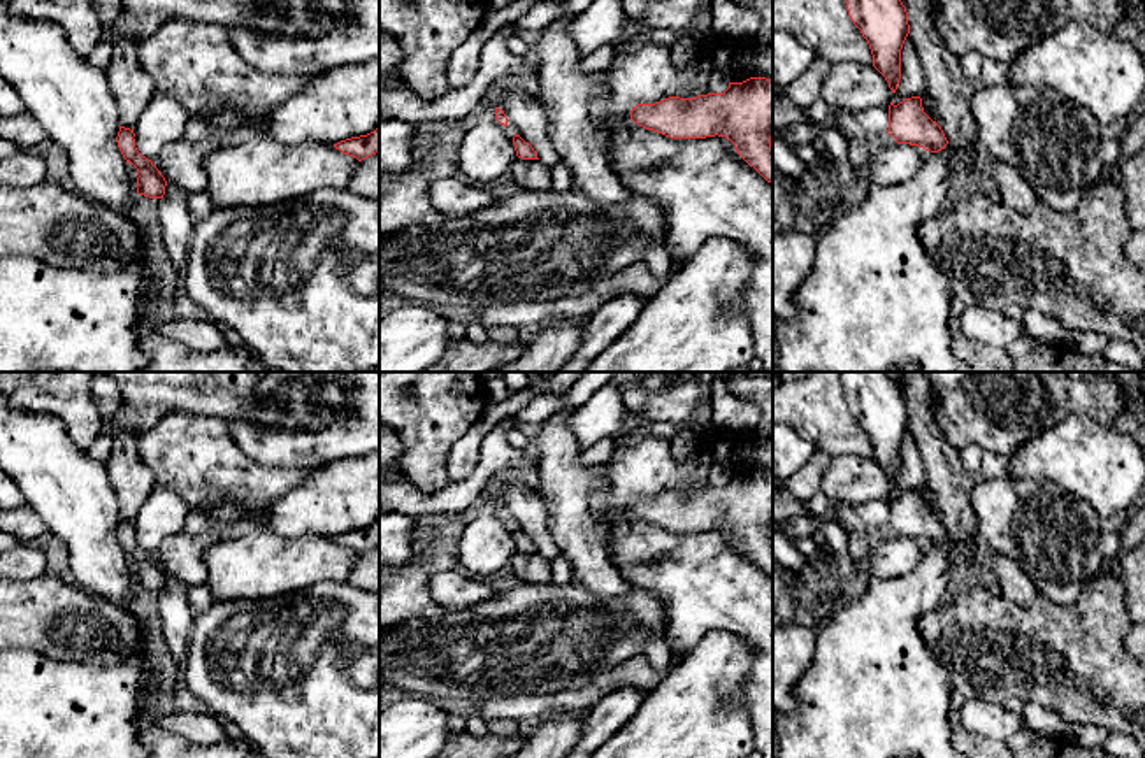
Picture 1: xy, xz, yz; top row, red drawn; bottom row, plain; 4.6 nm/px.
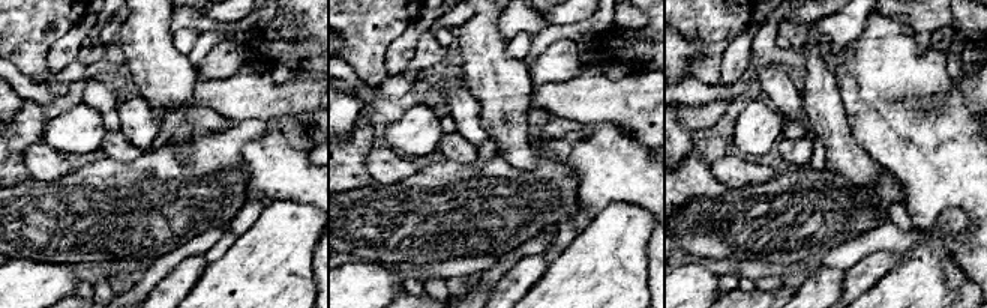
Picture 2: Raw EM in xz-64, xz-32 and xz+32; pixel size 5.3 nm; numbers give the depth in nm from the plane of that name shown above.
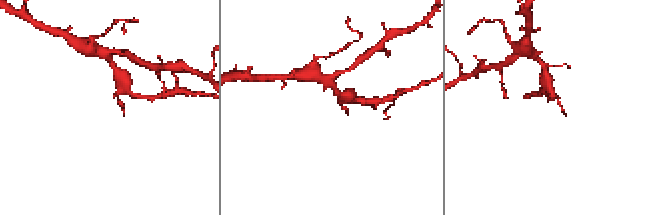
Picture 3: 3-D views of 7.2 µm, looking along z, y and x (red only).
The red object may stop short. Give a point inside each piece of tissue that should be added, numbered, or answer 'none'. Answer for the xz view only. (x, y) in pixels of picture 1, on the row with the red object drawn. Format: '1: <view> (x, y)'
none

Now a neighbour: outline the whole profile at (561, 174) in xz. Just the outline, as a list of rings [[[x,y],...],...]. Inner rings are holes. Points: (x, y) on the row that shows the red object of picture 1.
[[[557,161],[551,167],[551,190],[557,193],[567,191],[571,190],[571,182],[572,182],[571,168],[565,163]]]

